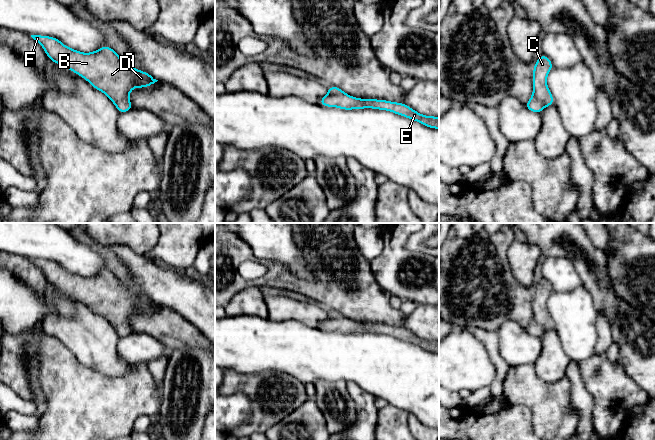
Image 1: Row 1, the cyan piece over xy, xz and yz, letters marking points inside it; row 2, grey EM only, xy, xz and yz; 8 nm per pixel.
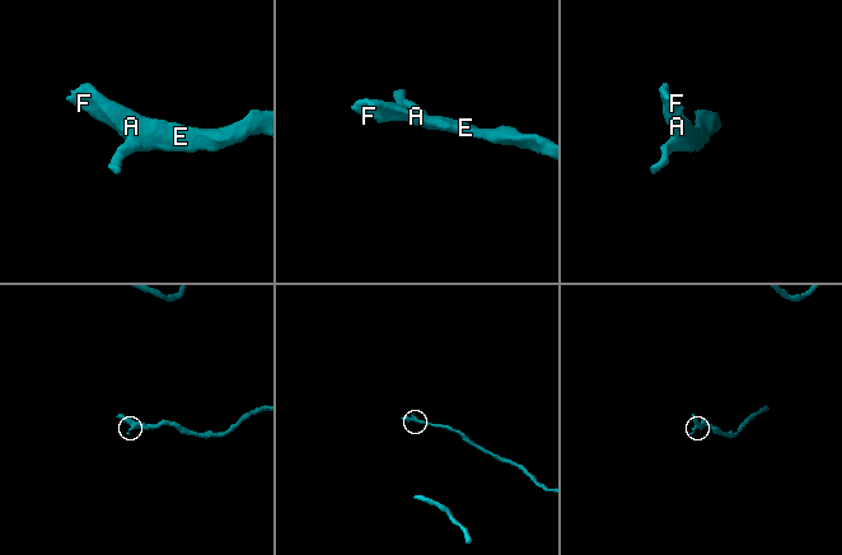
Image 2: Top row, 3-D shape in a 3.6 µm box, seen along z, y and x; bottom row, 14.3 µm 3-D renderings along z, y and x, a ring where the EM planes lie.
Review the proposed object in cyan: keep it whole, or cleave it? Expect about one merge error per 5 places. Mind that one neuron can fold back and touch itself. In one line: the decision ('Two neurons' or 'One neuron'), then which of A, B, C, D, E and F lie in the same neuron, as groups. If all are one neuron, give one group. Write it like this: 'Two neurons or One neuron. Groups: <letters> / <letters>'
One neuron. Groups: A B C D E F

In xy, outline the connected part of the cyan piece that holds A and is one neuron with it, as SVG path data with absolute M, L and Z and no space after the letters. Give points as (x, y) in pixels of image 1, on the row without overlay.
M41 259L31 261L42 269L48 283L87 304L103 316L116 330L119 337L131 334L129 317L134 311L152 310L158 304L149 297L129 290L109 270L90 277L82 277L65 270L60 264Z

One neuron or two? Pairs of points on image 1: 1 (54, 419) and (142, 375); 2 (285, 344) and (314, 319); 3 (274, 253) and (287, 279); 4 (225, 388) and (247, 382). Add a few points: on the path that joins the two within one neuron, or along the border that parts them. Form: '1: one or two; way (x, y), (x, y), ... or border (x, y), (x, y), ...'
1: one; way (76, 413), (83, 406), (109, 406), (120, 397)
2: two; border (284, 320), (298, 320), (318, 328)
3: two; border (260, 261), (278, 261), (298, 276)
4: one; way (230, 386), (242, 384)

